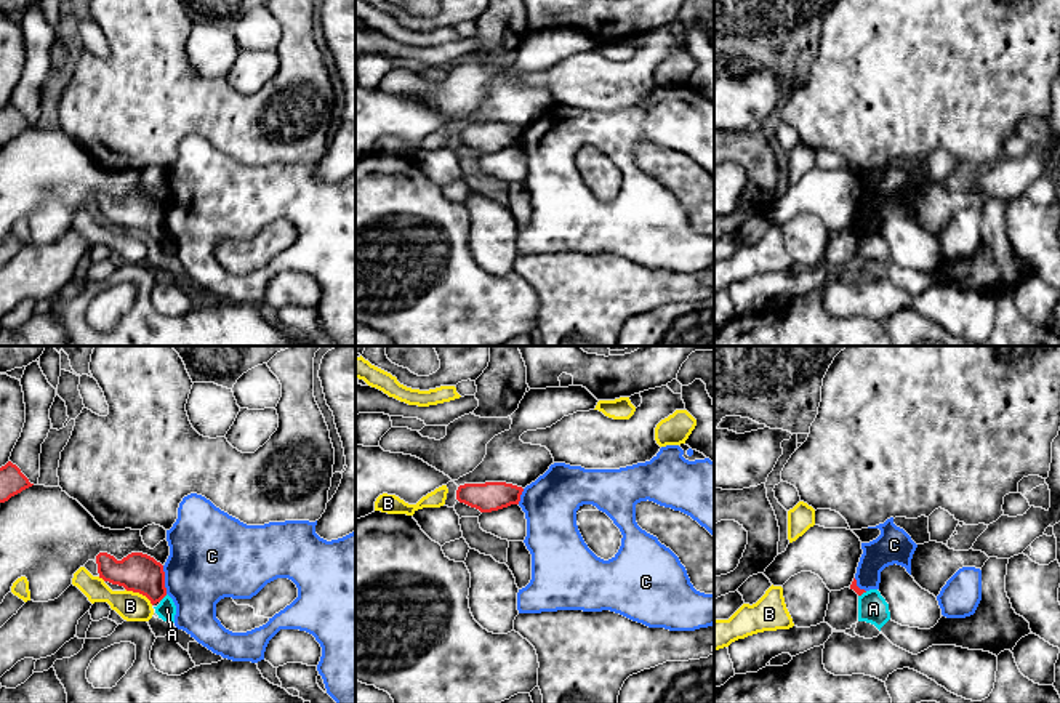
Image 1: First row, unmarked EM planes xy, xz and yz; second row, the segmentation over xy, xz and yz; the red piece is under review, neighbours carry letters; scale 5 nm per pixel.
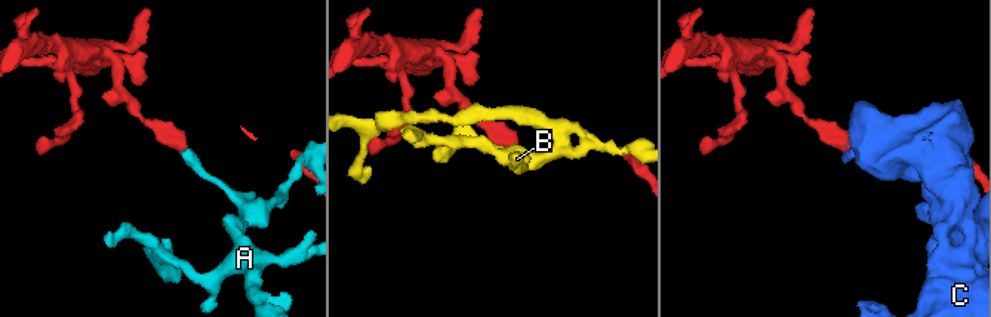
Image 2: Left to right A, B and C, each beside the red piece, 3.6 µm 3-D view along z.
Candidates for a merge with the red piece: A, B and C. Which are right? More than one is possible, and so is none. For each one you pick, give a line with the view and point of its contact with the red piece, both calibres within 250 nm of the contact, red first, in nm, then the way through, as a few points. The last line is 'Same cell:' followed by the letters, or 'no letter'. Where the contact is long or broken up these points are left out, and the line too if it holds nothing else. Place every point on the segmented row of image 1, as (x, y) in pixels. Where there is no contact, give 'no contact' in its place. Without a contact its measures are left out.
Same cell: no letter

